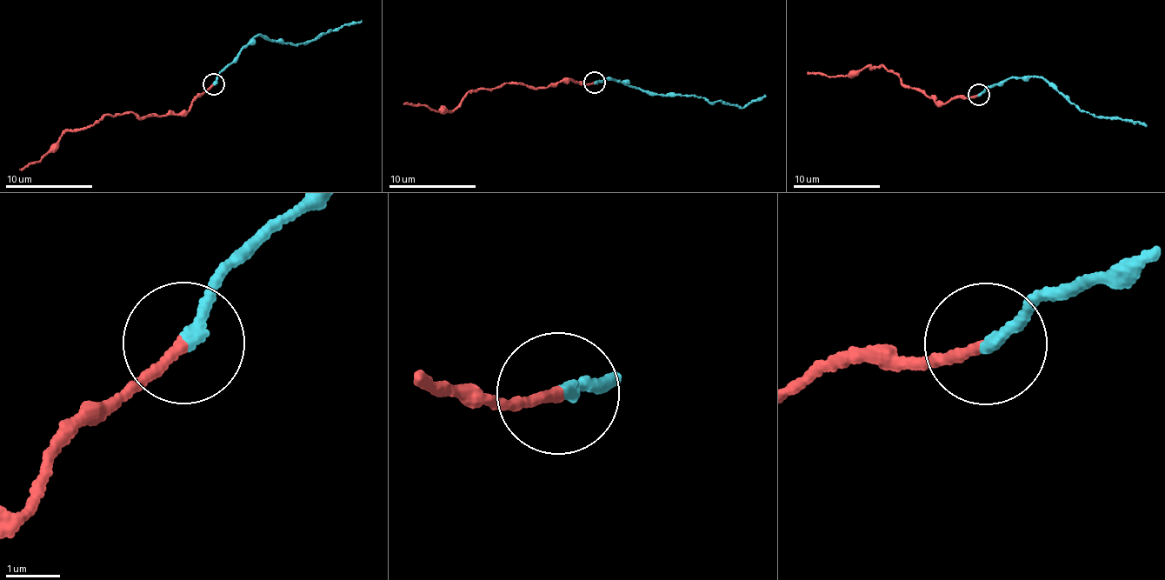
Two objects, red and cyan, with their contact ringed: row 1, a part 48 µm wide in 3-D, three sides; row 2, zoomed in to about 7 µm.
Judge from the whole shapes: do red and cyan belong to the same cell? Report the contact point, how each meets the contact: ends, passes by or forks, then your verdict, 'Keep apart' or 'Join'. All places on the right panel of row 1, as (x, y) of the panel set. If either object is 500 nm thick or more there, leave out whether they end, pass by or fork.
Place: (978, 95). At the ring red ends. At the ring cyan ends. Keep apart

